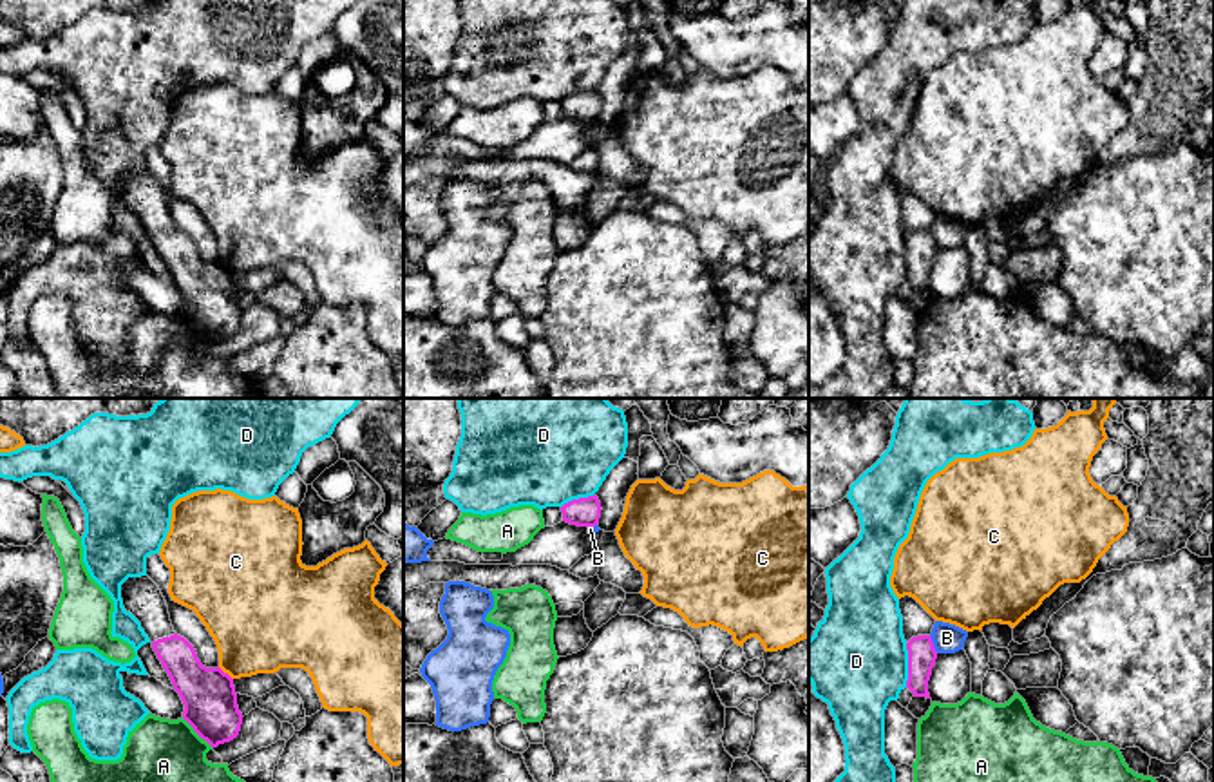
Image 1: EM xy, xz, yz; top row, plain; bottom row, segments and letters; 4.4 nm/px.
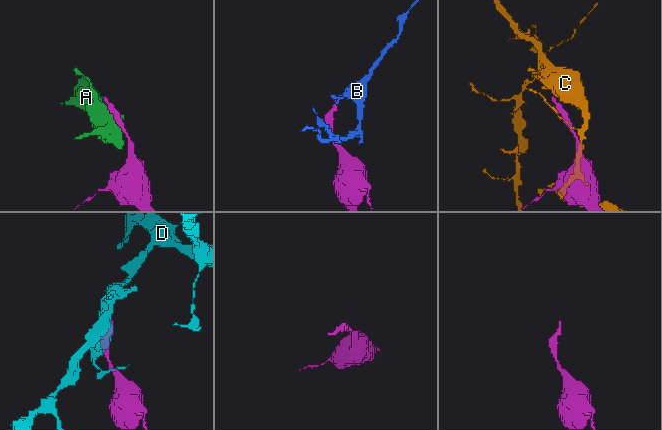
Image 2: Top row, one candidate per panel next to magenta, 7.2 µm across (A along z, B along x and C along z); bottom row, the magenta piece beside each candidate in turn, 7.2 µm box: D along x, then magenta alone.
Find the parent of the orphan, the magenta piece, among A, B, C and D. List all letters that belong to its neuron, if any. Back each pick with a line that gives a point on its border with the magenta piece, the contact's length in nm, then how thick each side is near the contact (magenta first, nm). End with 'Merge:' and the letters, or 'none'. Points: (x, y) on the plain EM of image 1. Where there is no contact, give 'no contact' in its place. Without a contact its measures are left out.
Merge: none

